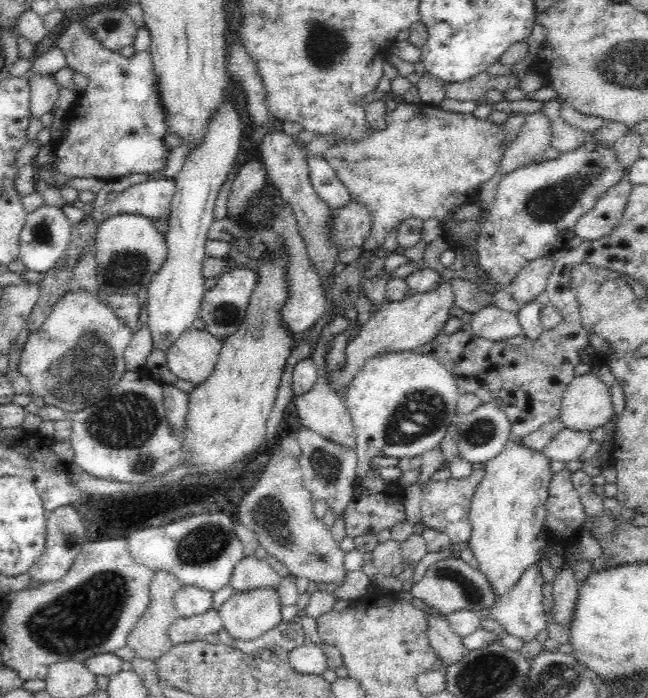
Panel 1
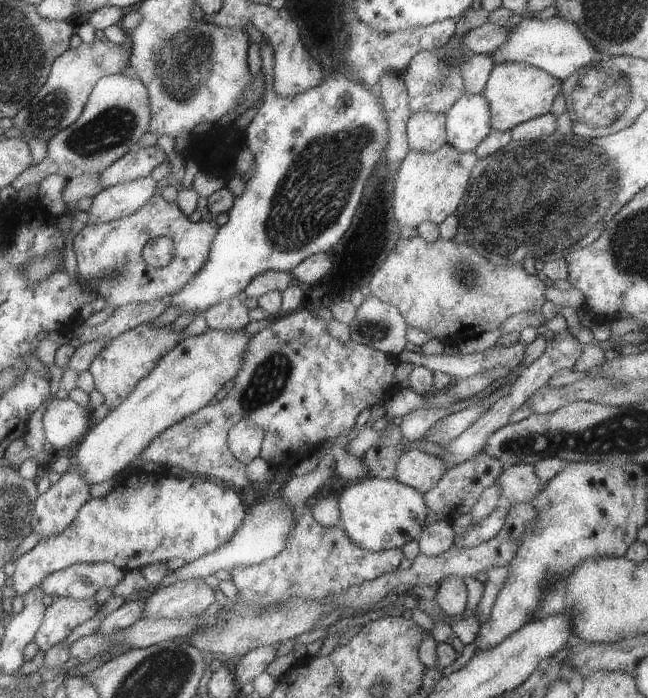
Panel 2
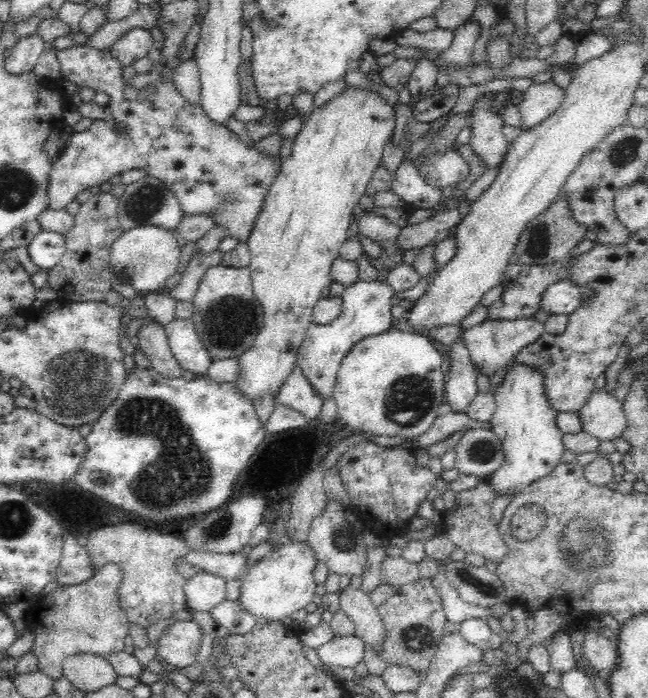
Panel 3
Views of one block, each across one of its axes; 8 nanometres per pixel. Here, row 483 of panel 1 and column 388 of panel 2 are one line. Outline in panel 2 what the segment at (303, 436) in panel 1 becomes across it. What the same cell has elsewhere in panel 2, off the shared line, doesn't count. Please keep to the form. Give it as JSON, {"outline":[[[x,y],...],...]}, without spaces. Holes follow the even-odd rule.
{"outline":[[[374,295],[366,296],[349,324],[350,340],[395,358],[408,344],[408,325],[398,308],[382,302]]]}

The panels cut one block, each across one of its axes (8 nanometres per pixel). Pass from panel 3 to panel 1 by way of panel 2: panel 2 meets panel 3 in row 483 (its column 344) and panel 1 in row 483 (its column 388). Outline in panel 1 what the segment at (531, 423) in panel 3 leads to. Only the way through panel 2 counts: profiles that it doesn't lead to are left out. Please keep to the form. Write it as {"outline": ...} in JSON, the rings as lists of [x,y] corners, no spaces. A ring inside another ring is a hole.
{"outline":[[[508,440],[504,449],[496,457],[485,462],[484,478],[478,483],[471,500],[469,510],[472,532],[469,547],[477,562],[476,568],[486,575],[498,598],[505,596],[522,573],[532,563],[540,560],[545,550],[552,554],[554,549],[547,545],[544,537],[544,520],[546,520],[546,502],[549,495],[551,476],[549,458],[542,452],[536,452],[522,446],[519,440]]]}

